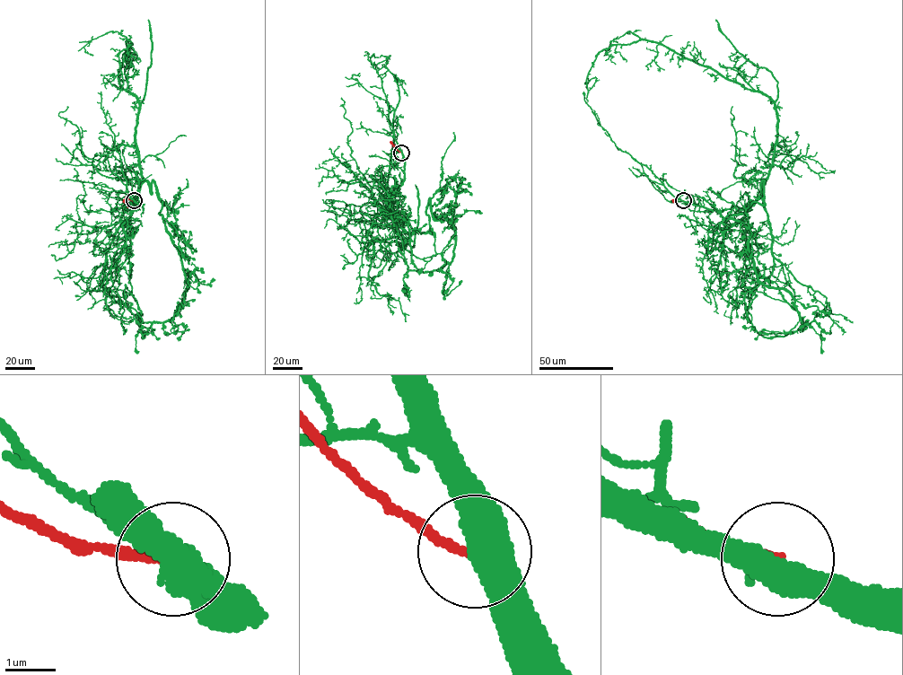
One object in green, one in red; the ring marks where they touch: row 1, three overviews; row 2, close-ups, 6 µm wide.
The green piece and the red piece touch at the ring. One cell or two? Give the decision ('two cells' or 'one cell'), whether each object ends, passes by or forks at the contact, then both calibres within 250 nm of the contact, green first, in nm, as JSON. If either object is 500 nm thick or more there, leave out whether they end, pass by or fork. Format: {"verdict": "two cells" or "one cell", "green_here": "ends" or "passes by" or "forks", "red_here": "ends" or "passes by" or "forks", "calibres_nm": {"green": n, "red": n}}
{"verdict": "two cells", "calibres_nm": {"green": 550, "red": 170}}

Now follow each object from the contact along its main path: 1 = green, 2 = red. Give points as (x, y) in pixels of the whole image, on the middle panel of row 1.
1: (401, 153), (389, 213), (409, 236), (403, 247), (385, 195), (399, 89), (390, 56), (372, 65), (378, 57)
2: (401, 153), (390, 142), (394, 151)

